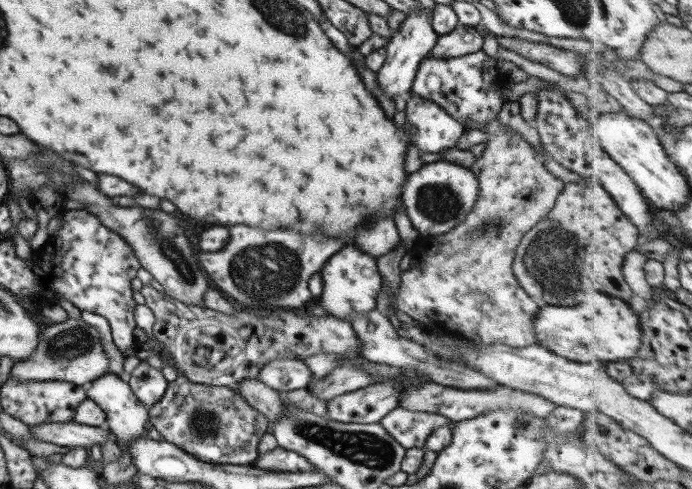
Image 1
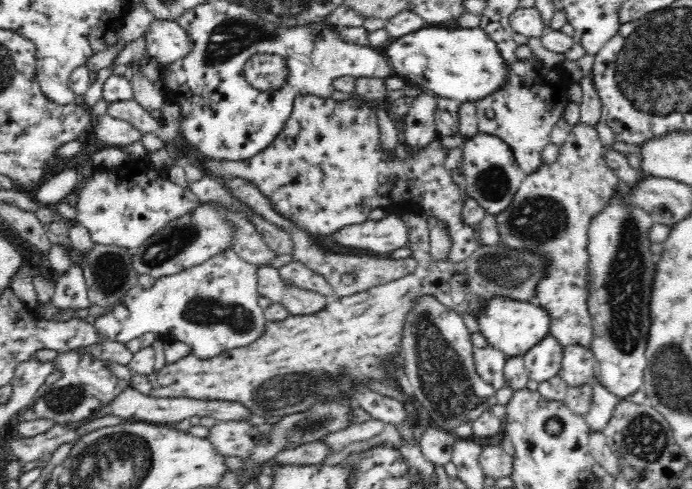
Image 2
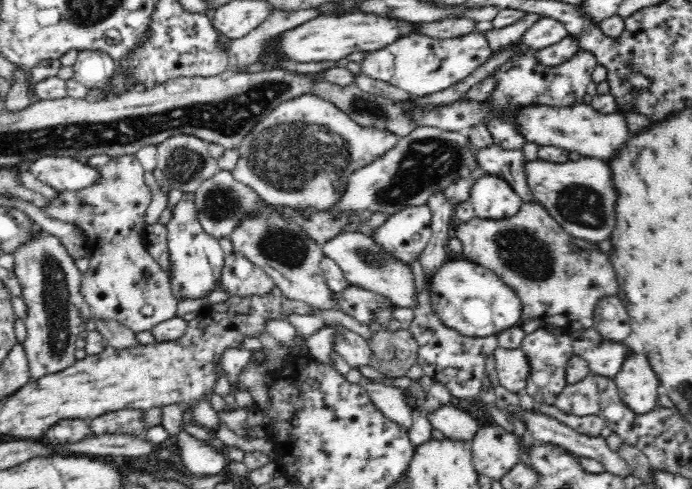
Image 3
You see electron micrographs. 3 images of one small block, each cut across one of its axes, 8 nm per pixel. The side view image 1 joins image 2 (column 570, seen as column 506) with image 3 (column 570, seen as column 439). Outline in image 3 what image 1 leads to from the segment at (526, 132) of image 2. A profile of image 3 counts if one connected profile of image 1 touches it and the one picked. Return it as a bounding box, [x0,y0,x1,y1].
[484,49,597,150]

